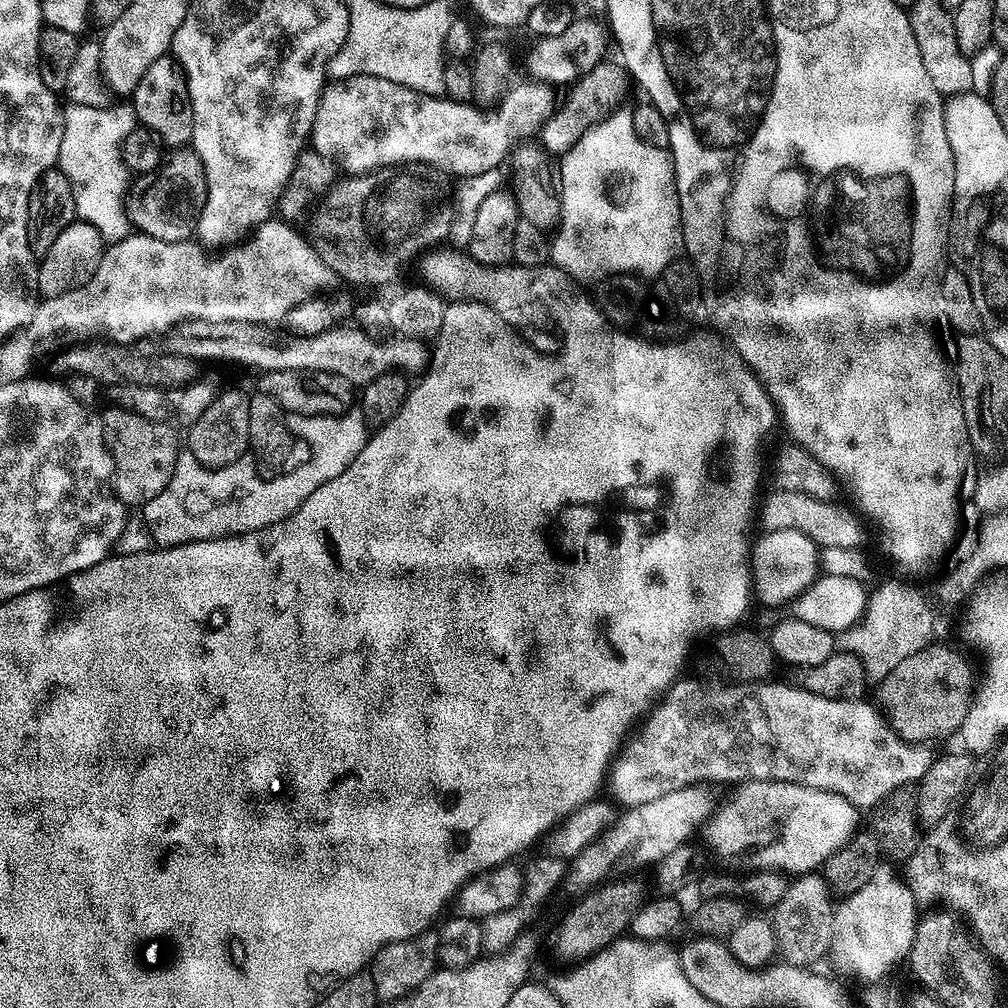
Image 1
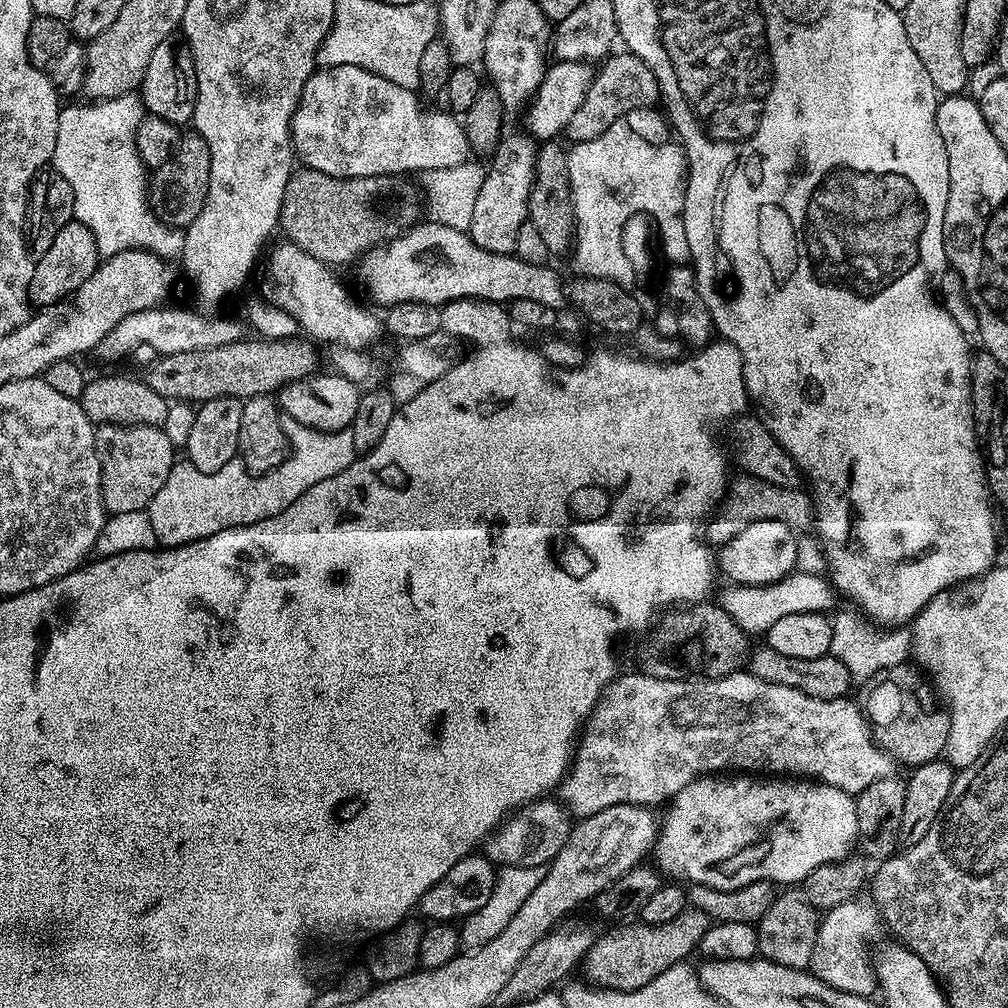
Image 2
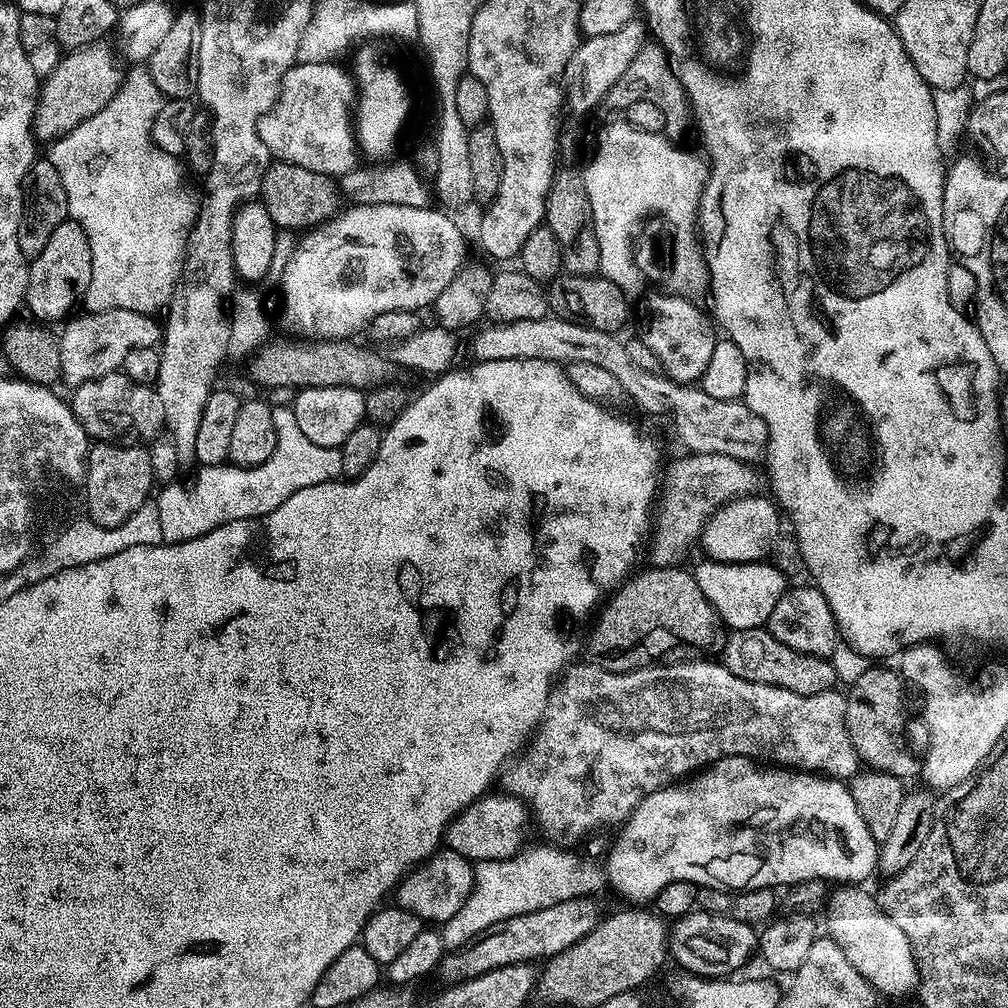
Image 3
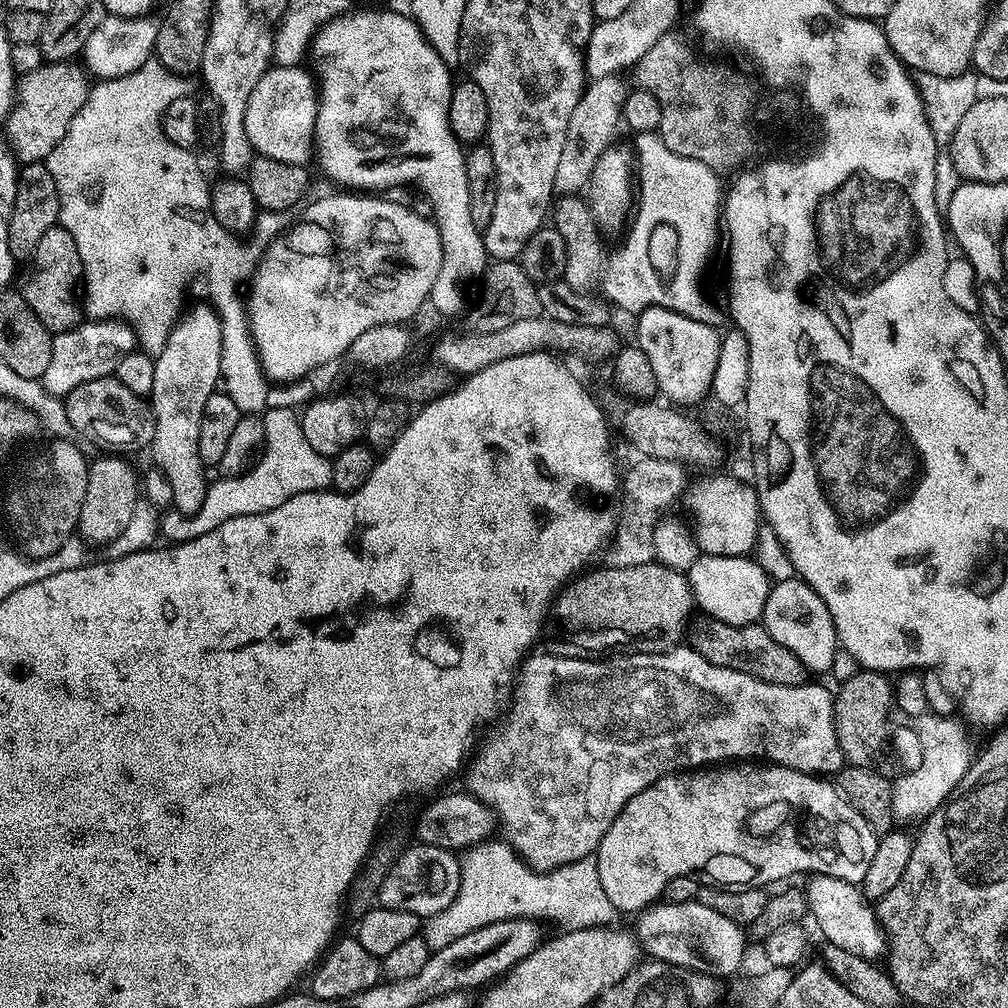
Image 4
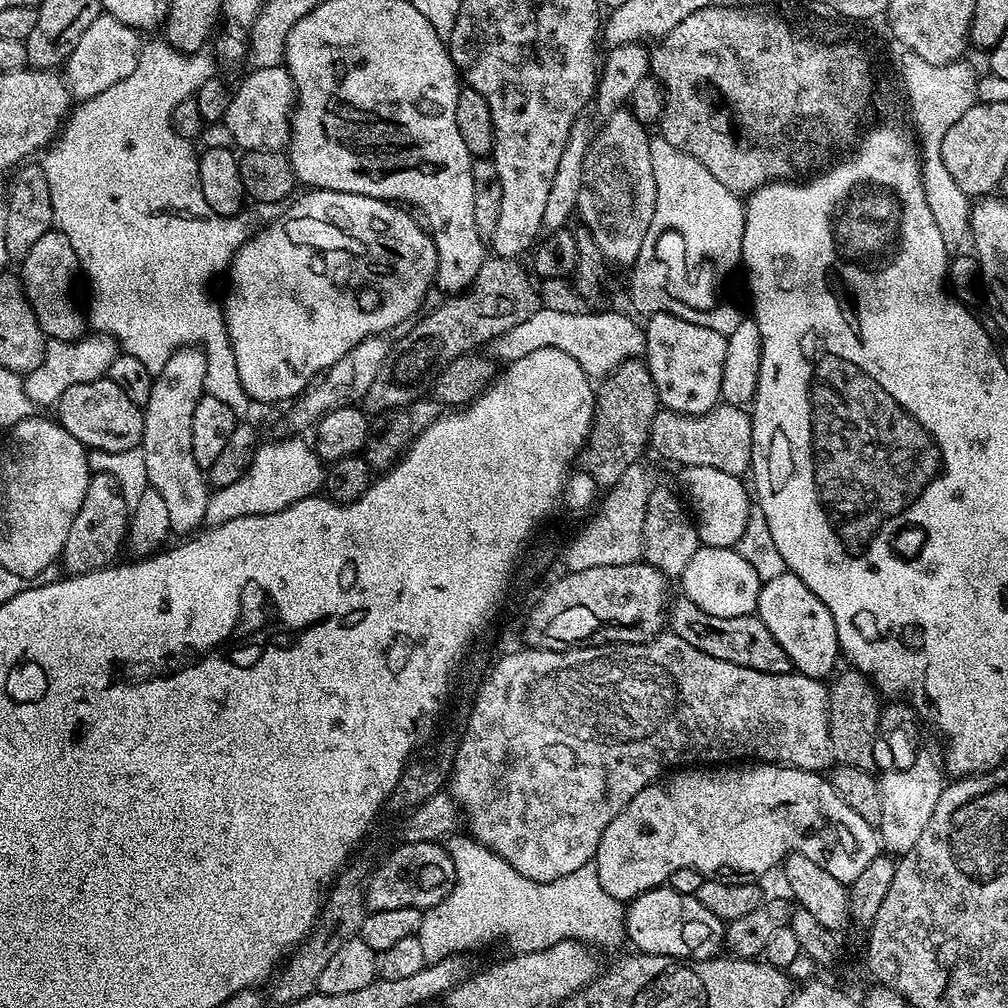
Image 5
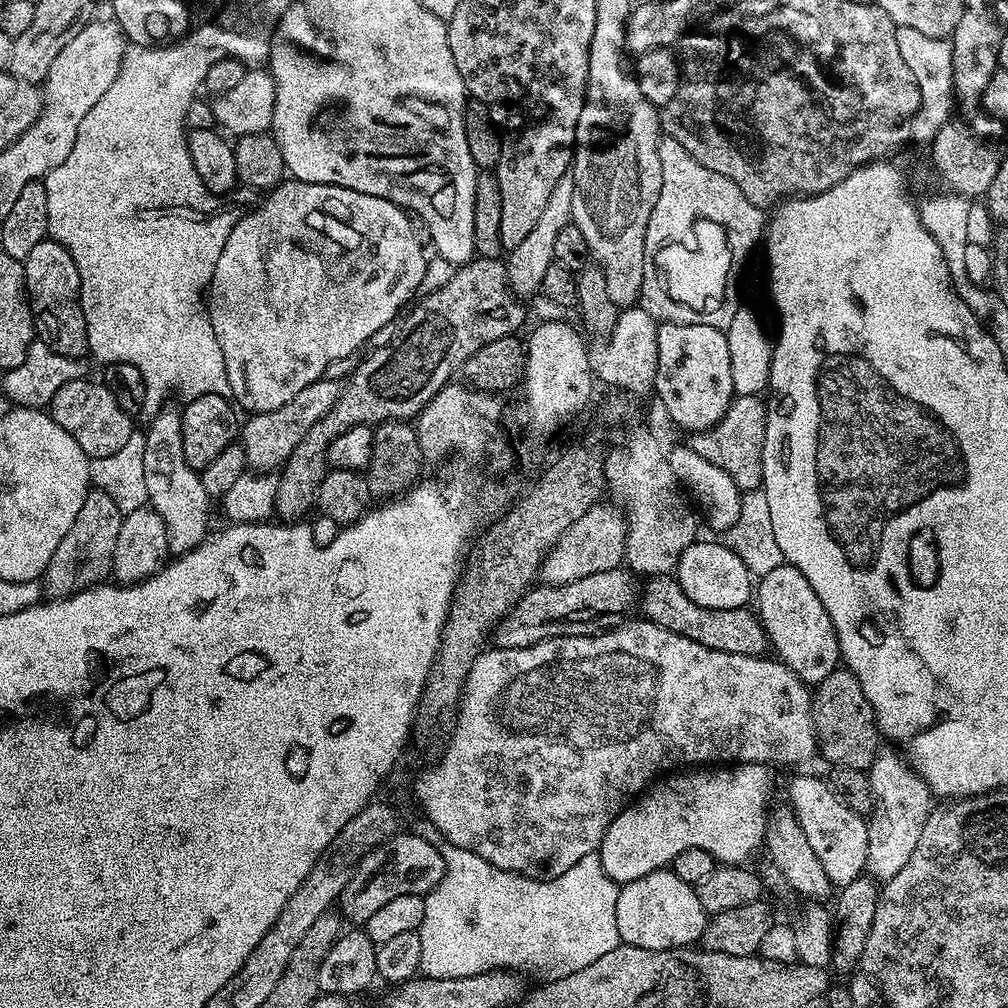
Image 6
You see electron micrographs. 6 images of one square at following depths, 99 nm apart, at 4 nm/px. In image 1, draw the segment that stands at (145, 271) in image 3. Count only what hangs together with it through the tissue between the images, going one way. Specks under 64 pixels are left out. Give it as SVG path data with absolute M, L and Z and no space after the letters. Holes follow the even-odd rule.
M124 102L107 106L68 104L63 109L64 129L58 166L70 178L74 190L76 215L85 220L105 242L126 238L130 234L130 219L126 197L130 192L130 173L124 163L122 146L126 134L137 127L136 113Z

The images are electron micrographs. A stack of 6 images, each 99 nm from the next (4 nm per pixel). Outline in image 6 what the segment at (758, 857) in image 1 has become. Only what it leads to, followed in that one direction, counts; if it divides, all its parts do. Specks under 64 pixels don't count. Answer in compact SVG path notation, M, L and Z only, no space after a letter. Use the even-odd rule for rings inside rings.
M735 763L718 769L690 770L688 774L676 772L659 779L610 822L598 849L602 870L613 883L623 886L669 867L678 854L690 849L706 850L717 863L726 866L747 865L759 848L761 851L764 829L770 819L768 799L772 796L772 776L768 771L763 764ZM796 776L788 792L792 795L791 807L806 834L806 842L810 842L810 850L814 850L818 862L822 862L822 870L826 870L833 885L843 886L865 875L868 867L868 826L865 817L847 808L833 794L827 779L821 777L819 780L816 776Z

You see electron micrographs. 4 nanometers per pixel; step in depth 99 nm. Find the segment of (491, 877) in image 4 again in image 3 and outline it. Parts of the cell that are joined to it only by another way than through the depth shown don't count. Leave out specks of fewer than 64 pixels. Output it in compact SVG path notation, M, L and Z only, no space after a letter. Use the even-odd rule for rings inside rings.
M540 844L537 848L532 849L529 847L521 851L520 855L512 856L509 860L481 860L475 865L476 881L472 884L470 898L466 898L458 914L454 914L454 918L447 920L439 929L445 949L465 948L476 937L490 931L498 922L514 918L518 914L530 914L534 910L542 910L551 904L575 900L578 896L591 896L599 893L600 887L605 887L606 872L603 867L598 868L588 860L582 861L570 852L563 852L560 849L563 847L548 844Z

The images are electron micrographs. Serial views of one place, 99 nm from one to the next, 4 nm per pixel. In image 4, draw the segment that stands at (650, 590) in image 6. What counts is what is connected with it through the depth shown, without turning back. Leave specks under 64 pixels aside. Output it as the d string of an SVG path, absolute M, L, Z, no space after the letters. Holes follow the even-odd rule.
M711 618L693 619L690 624L690 647L714 666L757 676L762 682L770 682L774 686L802 686L810 680L808 667L795 654L790 654L786 646L774 642L774 638L770 638L760 622L730 626L726 622Z

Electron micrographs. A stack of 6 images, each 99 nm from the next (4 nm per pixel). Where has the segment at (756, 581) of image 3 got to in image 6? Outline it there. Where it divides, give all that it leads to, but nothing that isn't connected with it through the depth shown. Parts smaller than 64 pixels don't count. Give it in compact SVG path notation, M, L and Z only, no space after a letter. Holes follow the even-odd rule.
M697 539L676 563L674 575L682 590L694 602L698 602L698 606L734 610L745 607L754 596L753 575L748 572L743 561L738 558L738 554L728 548L724 542L715 544L712 540Z

